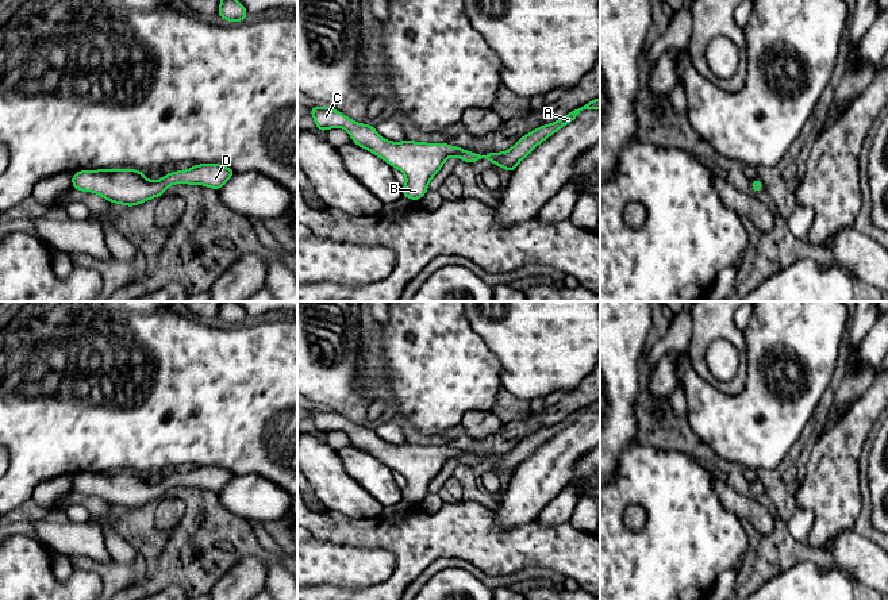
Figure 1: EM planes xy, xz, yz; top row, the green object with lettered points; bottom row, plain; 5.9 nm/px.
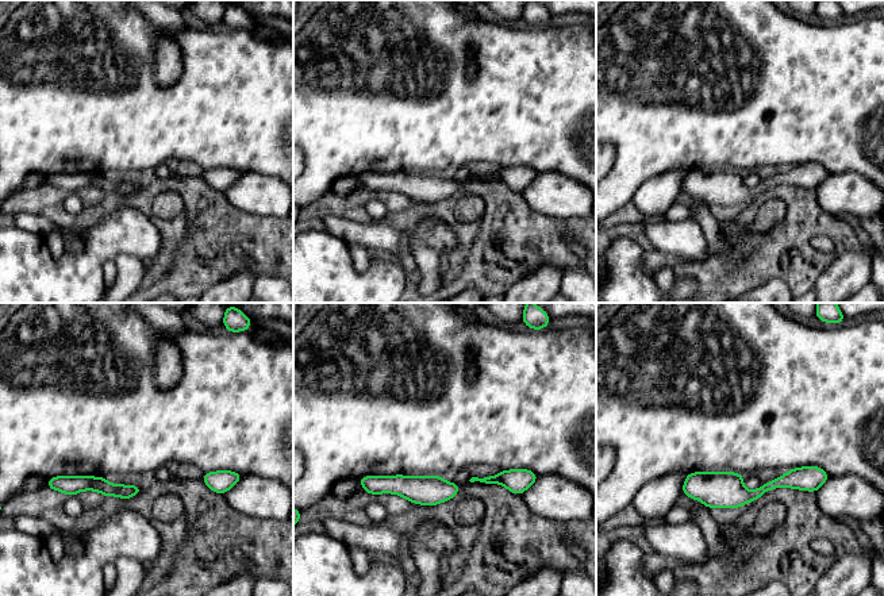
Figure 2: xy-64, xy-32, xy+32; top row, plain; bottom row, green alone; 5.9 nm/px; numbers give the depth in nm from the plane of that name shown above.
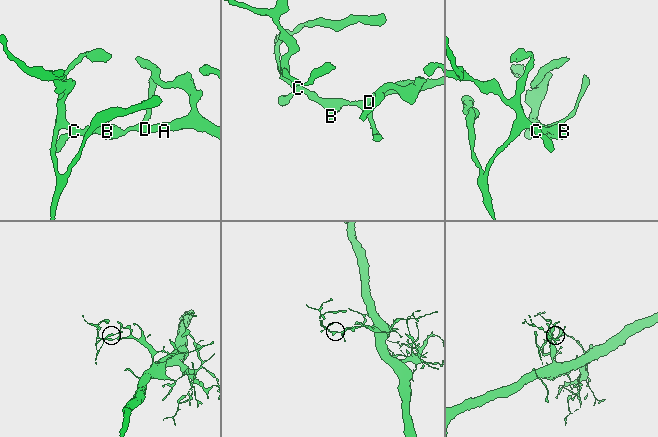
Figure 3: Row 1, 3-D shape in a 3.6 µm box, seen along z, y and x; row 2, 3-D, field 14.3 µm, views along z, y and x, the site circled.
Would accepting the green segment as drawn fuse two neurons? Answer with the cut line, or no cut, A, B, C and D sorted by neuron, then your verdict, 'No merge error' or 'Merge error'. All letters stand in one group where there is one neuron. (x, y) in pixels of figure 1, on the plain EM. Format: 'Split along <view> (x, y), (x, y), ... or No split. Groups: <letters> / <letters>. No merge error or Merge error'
No split. Groups: A B C D. No merge error

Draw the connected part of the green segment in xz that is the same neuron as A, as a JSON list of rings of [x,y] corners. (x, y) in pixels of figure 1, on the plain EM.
[[[600,400],[580,408],[550,427],[535,431],[522,439],[510,453],[504,455],[491,454],[488,457],[476,457],[446,446],[389,445],[380,439],[372,427],[357,426],[331,409],[310,409],[308,412],[318,434],[335,430],[345,431],[357,449],[369,453],[392,470],[401,473],[407,481],[407,485],[401,489],[403,499],[420,503],[427,495],[428,485],[449,459],[455,458],[461,464],[470,466],[487,461],[511,477],[516,468],[541,445],[573,424],[581,414],[600,412]]]

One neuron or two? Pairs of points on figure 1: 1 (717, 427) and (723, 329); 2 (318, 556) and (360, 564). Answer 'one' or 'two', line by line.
1: two
2: one

